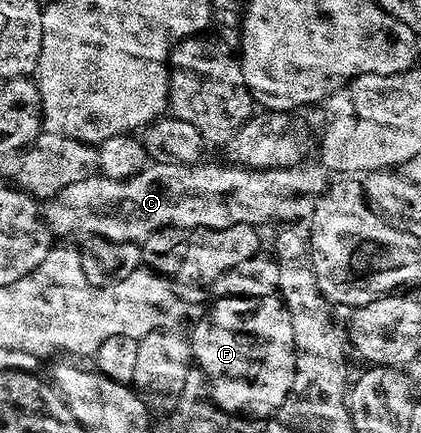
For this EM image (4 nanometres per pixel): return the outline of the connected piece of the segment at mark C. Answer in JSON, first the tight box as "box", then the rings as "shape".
{"box":[42,162,329,244],"shape":[[[304,162],[292,168],[242,168],[240,164],[157,164],[148,163],[141,174],[133,174],[133,178],[118,180],[105,178],[98,174],[84,178],[81,182],[73,182],[73,186],[65,186],[56,196],[42,205],[43,221],[56,237],[59,236],[100,236],[113,242],[133,242],[139,244],[153,230],[161,230],[165,226],[177,226],[194,230],[196,228],[224,228],[238,224],[290,225],[292,222],[306,221],[313,214],[317,202],[327,189],[329,176],[318,163]]]}

